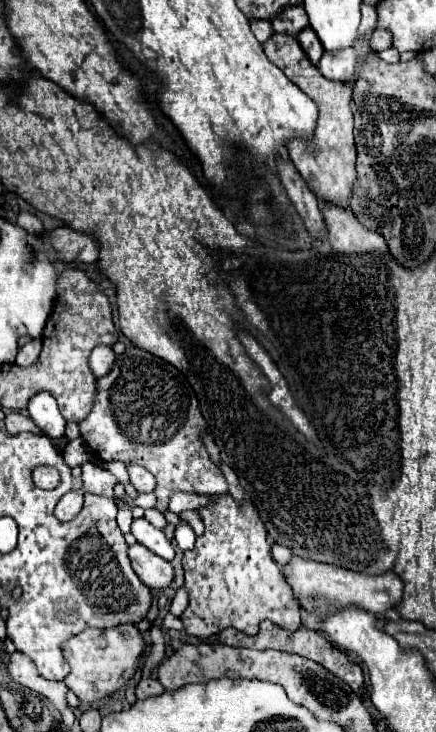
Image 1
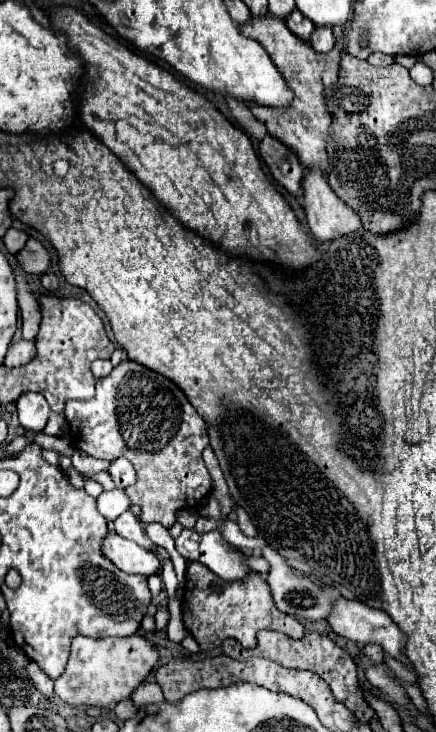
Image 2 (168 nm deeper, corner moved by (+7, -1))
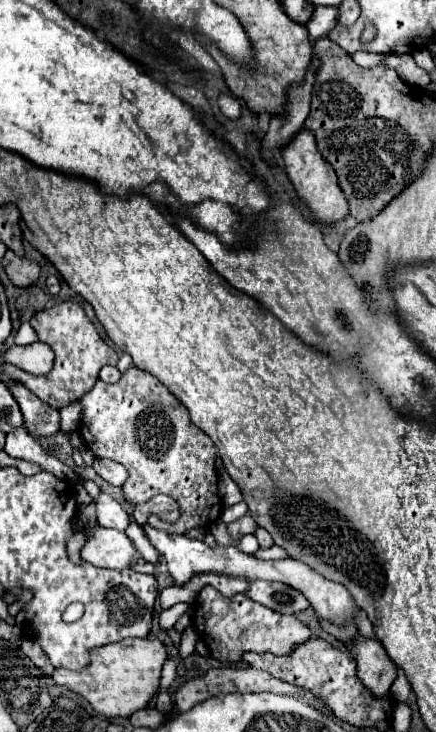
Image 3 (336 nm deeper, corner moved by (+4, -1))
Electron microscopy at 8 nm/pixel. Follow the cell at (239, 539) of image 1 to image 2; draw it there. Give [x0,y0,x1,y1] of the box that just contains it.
[181,561,305,651]

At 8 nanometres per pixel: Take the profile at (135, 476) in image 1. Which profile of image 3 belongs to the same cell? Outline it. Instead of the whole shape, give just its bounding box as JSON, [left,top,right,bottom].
[92,457,128,487]

